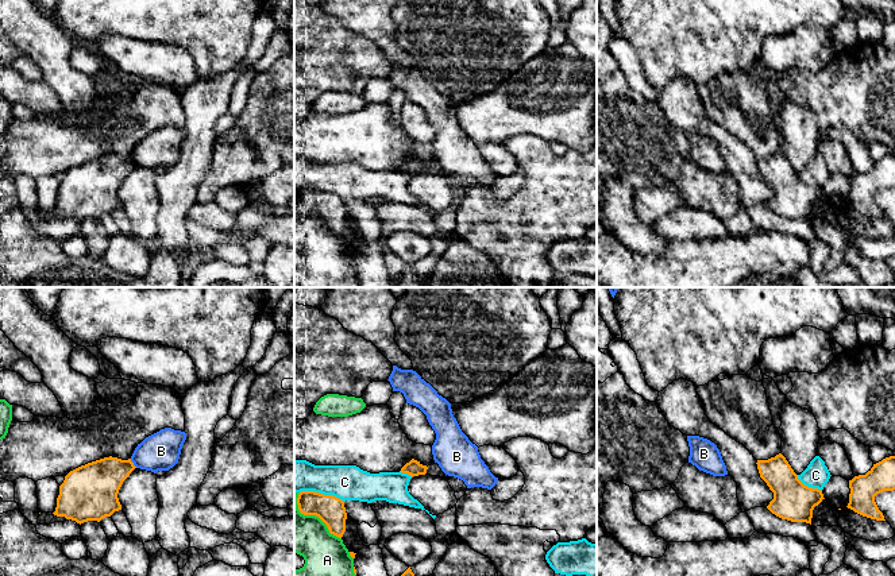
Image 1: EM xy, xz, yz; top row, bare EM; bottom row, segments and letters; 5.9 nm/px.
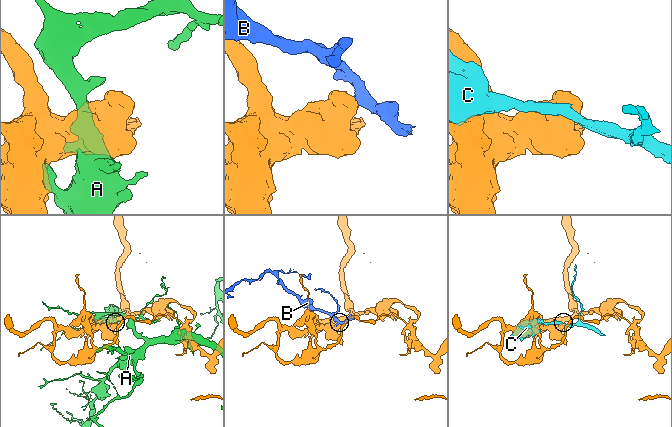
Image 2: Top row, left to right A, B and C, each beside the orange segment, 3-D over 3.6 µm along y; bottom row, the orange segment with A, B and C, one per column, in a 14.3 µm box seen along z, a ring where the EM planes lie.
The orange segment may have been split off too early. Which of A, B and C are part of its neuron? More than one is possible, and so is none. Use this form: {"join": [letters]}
{"join": []}

